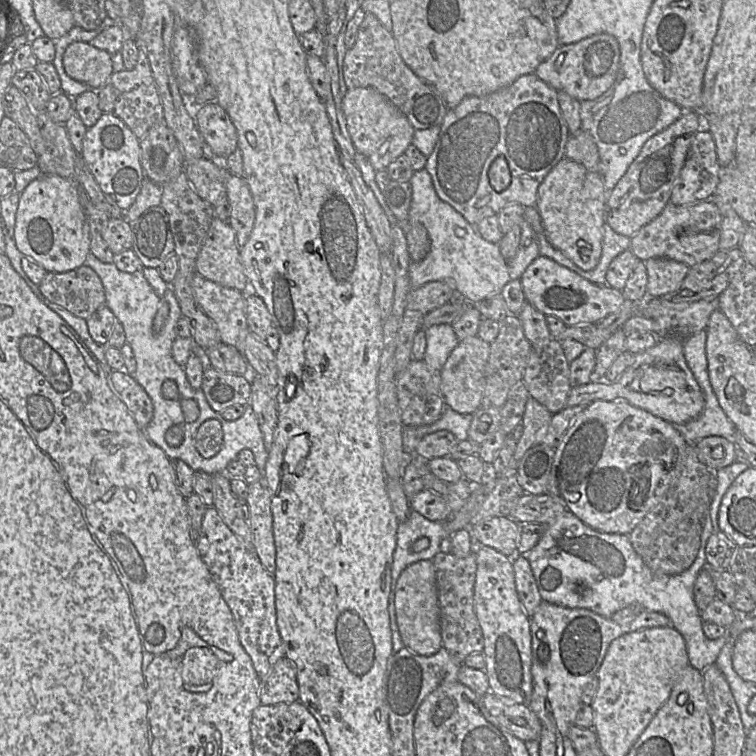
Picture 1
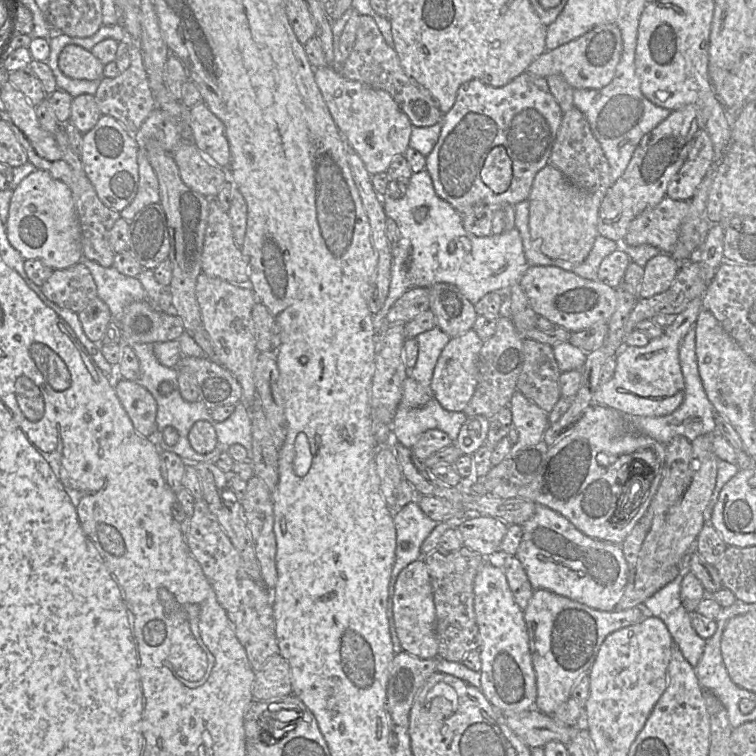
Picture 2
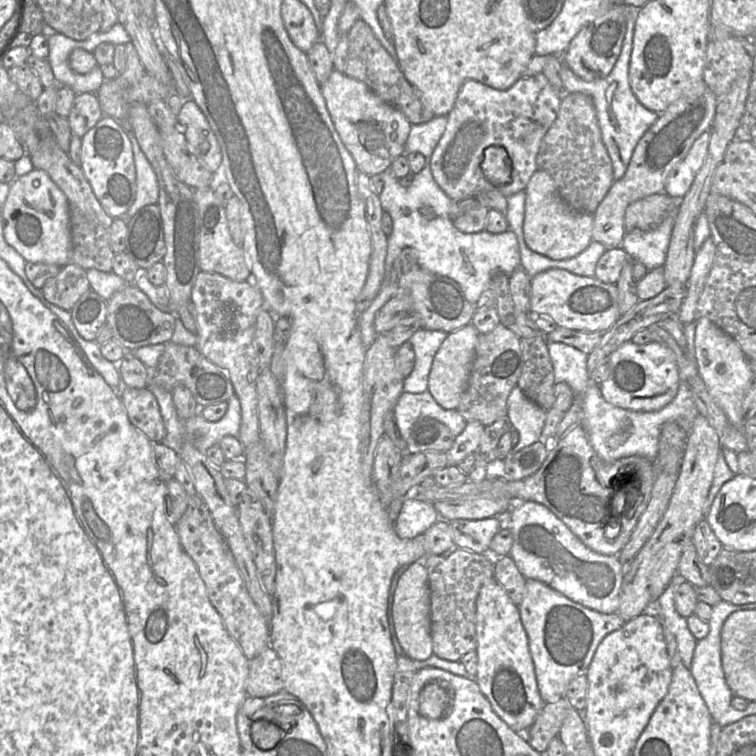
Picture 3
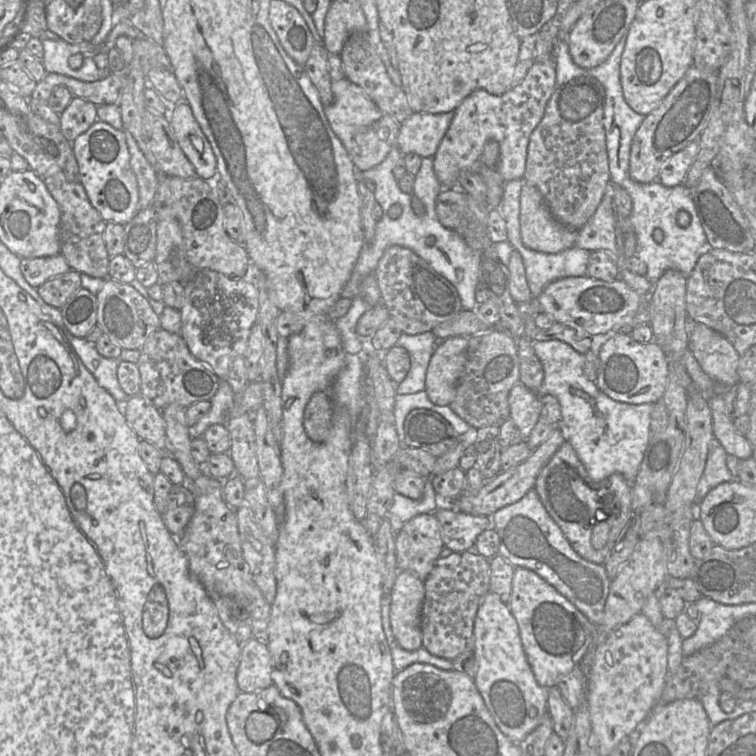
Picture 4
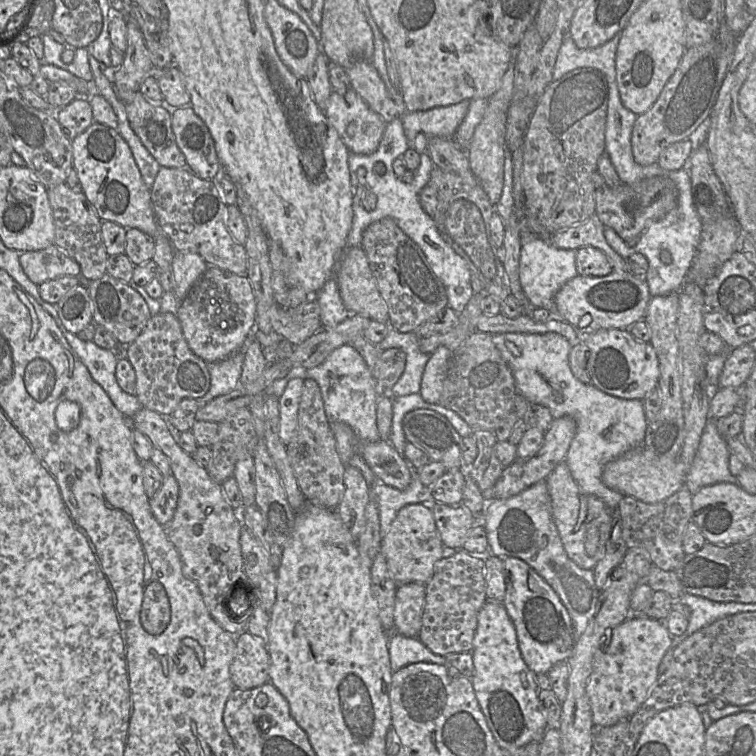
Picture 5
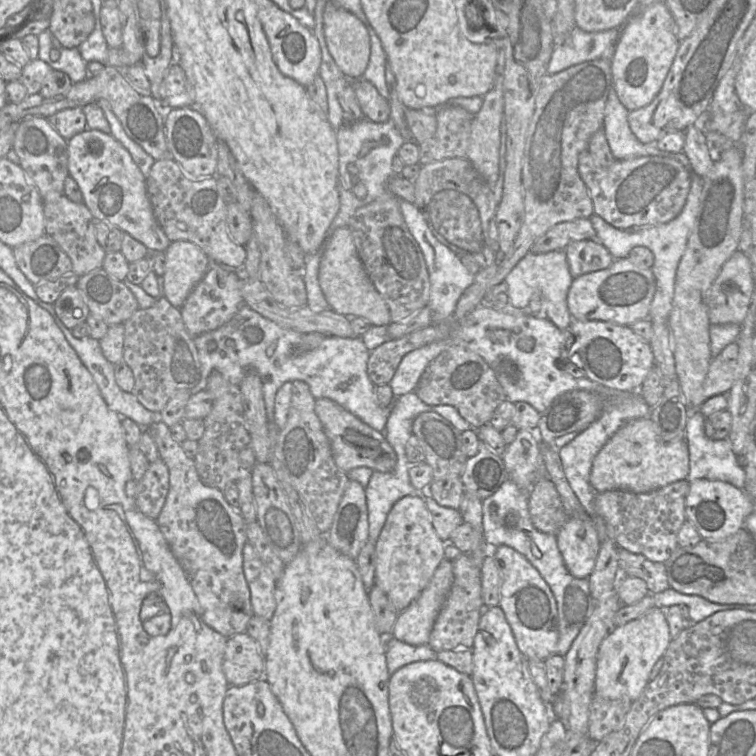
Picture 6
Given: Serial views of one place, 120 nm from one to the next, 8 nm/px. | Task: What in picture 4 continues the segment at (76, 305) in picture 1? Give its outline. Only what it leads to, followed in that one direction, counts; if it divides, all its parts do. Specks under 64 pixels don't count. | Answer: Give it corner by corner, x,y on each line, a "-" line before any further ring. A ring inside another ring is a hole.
70,269
64,274
48,279
37,290
48,305
60,309
80,288
82,288
80,273

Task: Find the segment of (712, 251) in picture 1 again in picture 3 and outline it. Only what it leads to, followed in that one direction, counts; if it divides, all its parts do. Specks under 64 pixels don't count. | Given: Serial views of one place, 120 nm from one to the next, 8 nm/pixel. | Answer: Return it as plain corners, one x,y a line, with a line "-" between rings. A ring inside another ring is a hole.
662,192
632,202
624,215
626,232
634,229
651,230
657,227
666,216
676,213
680,200

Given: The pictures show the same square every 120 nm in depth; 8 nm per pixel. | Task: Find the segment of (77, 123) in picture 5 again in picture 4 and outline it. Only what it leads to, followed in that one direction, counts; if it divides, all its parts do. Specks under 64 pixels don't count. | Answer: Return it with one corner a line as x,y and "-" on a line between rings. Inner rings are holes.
73,97
60,114
60,130
64,137
73,142
97,121
97,105
79,97

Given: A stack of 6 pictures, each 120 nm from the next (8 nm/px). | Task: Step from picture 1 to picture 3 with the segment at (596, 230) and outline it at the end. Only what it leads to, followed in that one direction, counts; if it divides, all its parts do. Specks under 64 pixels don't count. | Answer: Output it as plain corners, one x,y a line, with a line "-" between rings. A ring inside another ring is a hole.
538,169
526,189
524,240
527,246
553,260
569,259
585,250
592,241
593,214
576,211
561,198
551,175

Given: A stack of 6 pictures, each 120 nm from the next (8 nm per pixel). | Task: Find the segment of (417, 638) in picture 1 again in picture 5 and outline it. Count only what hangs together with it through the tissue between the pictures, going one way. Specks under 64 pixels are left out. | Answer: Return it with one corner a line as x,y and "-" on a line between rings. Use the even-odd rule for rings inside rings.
418,582
397,586
394,605
394,629
408,638
417,637
422,626
426,587

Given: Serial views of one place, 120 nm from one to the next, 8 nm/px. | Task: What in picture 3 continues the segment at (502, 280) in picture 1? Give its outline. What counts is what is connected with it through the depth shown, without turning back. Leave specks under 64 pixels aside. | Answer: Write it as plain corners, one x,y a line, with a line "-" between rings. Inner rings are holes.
391,166
381,173
384,187
379,194
382,209
392,218
393,229
387,237
387,254
385,259
385,277
381,288
370,306
358,315
362,343
368,349
377,337
374,330
374,318
377,311
392,297
390,272
394,260
406,247
417,251
419,265
432,273
446,276
456,281
462,288
469,303
476,306
482,292
489,289
492,277
497,272
510,276
521,265
519,245
512,230
493,234
488,231
464,233
459,231
451,219
451,202
453,202
436,183
431,168
425,167
413,177
409,187
402,187
394,176
-
424,206
430,206
435,218
426,219
420,212

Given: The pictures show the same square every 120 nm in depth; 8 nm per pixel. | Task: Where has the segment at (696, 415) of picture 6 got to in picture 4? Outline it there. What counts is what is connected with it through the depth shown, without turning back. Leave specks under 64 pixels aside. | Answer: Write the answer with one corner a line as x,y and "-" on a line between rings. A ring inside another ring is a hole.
714,436
709,443
705,469
697,486
696,519
699,519
699,505
705,496
719,484
731,482
735,479
727,467
727,455
728,453

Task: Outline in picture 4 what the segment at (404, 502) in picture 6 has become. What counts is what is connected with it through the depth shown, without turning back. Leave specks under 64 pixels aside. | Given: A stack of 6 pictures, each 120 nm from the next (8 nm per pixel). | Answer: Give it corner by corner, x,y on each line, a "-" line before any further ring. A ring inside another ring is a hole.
419,514
396,534
398,571
410,571
425,581
444,547
435,514

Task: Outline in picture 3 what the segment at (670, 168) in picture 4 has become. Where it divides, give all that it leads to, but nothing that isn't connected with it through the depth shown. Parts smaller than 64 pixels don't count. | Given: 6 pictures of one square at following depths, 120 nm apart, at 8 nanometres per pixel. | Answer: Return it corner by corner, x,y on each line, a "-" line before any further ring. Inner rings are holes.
710,131
703,132
694,141
686,157
670,172
664,187
667,195
682,199
688,192
707,155
710,136

